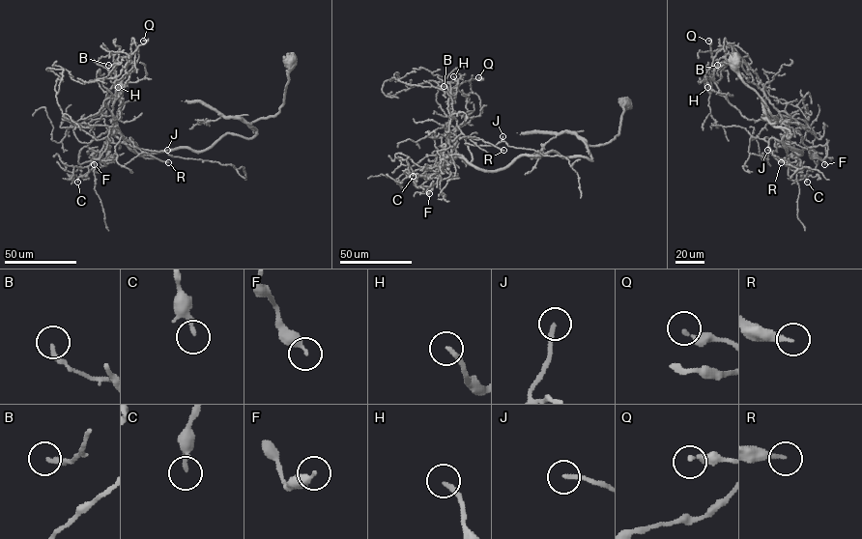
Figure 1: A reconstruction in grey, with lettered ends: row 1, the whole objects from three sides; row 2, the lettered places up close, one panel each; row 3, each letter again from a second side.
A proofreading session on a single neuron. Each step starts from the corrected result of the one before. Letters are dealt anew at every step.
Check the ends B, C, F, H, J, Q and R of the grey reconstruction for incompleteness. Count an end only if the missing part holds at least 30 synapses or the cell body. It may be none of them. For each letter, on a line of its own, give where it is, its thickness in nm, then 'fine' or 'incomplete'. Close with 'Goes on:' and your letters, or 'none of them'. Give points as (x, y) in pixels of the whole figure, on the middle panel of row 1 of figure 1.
B: place (444, 86); calibre 220 nm; fine
C: place (413, 176); calibre 200 nm; fine
F: place (429, 193); calibre 340 nm; fine
H: place (453, 76); calibre 240 nm; fine
J: place (502, 136); calibre 200 nm; incomplete
Q: place (478, 77); calibre 280 nm; fine
R: place (503, 150); calibre 260 nm; incomplete
Goes on: J, R

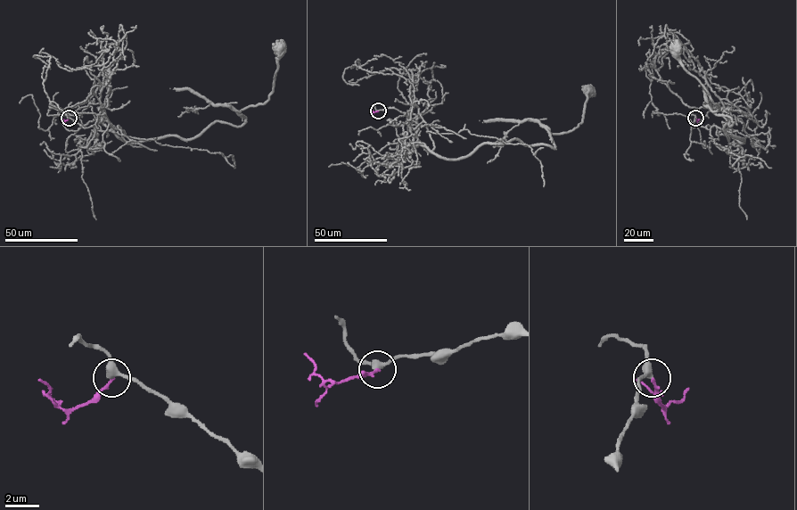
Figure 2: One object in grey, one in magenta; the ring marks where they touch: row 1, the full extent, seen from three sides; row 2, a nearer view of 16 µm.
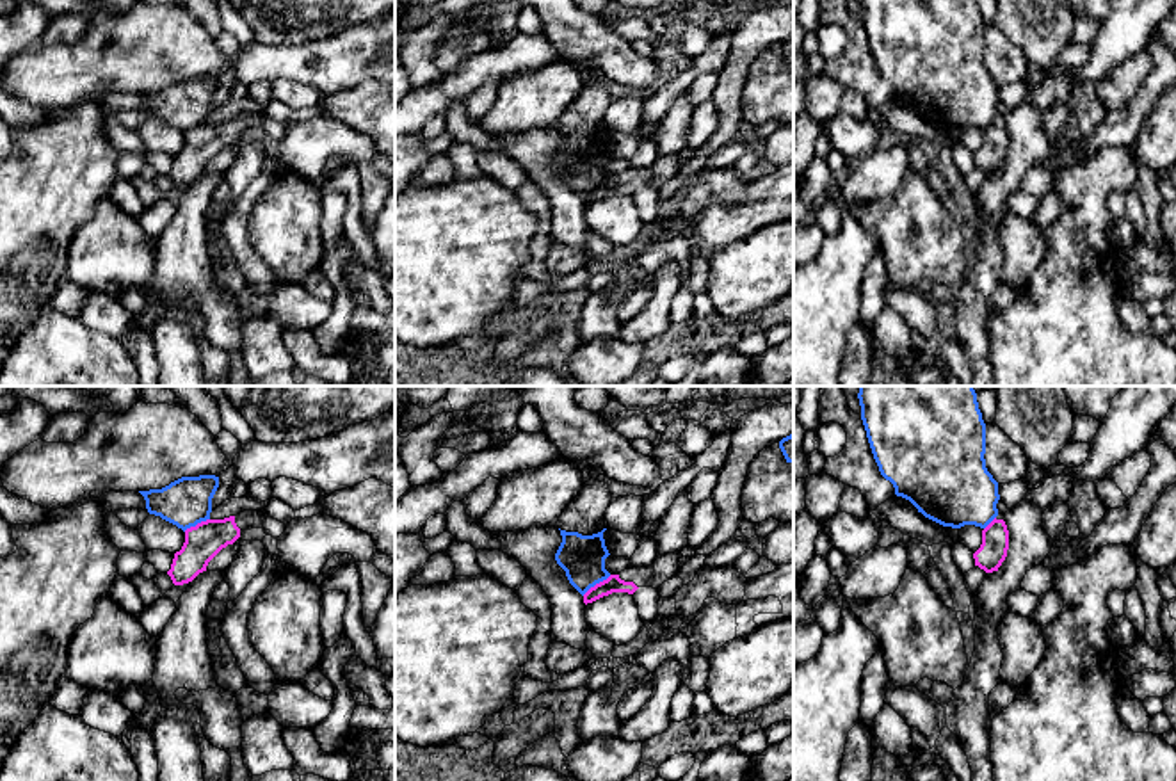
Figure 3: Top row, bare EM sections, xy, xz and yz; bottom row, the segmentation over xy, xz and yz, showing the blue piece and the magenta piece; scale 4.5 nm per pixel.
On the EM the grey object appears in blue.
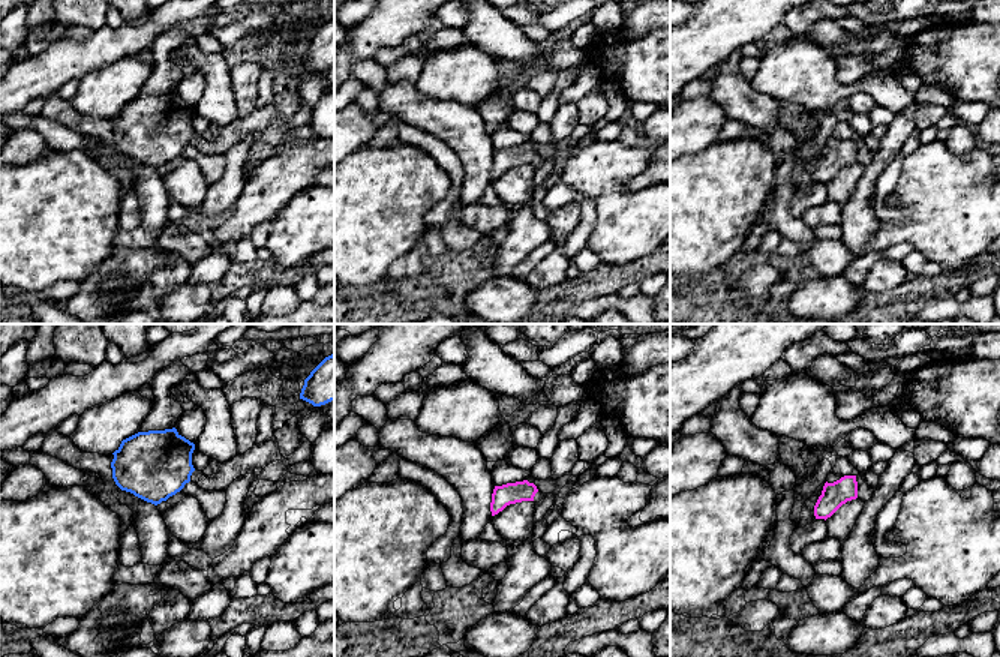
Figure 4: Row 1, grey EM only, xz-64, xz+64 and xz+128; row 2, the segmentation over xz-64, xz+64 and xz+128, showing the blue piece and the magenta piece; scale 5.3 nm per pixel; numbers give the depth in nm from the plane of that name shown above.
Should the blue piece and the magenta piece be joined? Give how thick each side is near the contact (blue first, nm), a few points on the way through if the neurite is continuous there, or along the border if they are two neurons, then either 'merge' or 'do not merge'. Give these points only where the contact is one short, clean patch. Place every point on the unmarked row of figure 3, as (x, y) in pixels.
200 nm thick on the blue side, 80 nm on the other; border along xz (611, 177), (582, 196); do not merge

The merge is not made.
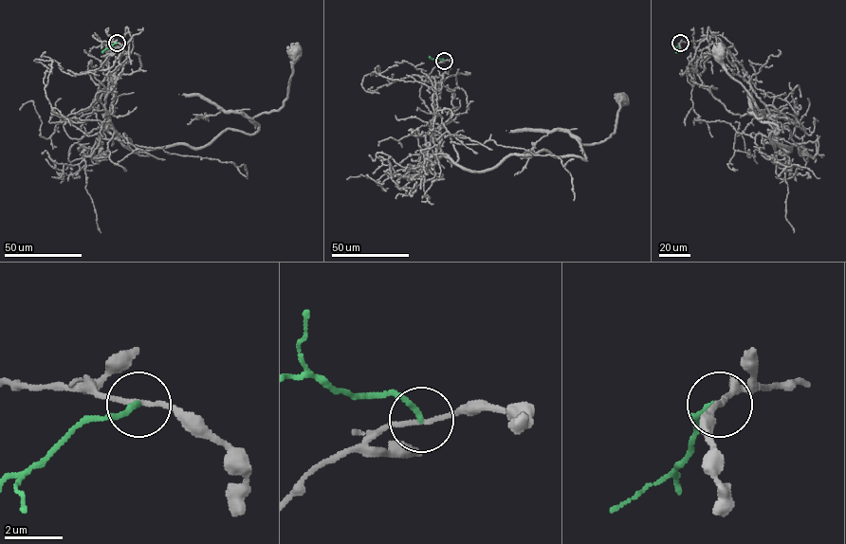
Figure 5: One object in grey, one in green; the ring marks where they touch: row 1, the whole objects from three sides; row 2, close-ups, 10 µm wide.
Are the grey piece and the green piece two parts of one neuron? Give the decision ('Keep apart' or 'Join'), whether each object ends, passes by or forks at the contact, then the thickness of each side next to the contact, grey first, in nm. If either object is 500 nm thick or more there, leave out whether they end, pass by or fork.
Keep apart. At the ring grey passes by. At the ring green ends. Thickness 150 nm (grey) against 200 nm

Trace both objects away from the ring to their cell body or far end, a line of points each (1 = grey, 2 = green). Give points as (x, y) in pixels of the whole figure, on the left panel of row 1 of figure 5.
1: (117, 43), (92, 35), (115, 78), (111, 127), (138, 151), (253, 134), (249, 118), (287, 97), (293, 50)
2: (117, 43), (101, 52)

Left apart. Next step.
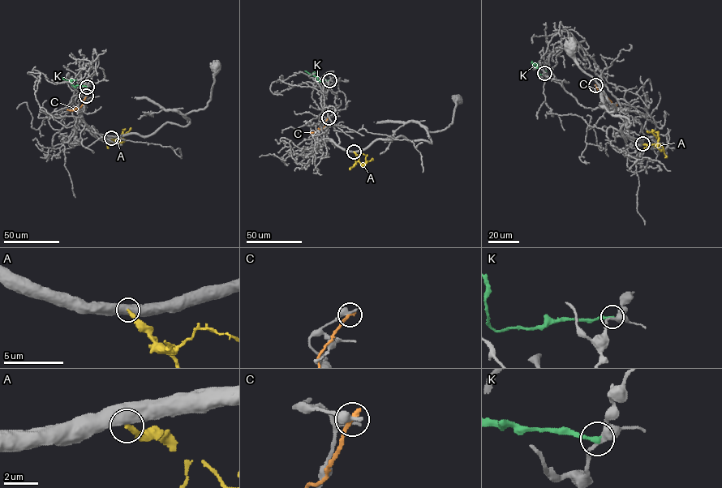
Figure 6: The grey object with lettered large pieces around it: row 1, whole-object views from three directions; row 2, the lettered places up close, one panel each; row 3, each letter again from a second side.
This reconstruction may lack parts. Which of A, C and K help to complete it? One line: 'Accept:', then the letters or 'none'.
Accept: none

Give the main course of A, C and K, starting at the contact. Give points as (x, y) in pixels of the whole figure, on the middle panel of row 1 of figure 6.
A: (354, 151), (363, 164), (373, 159)
C: (328, 117), (322, 129), (309, 133)
K: (329, 80), (319, 81), (317, 77), (305, 71)

